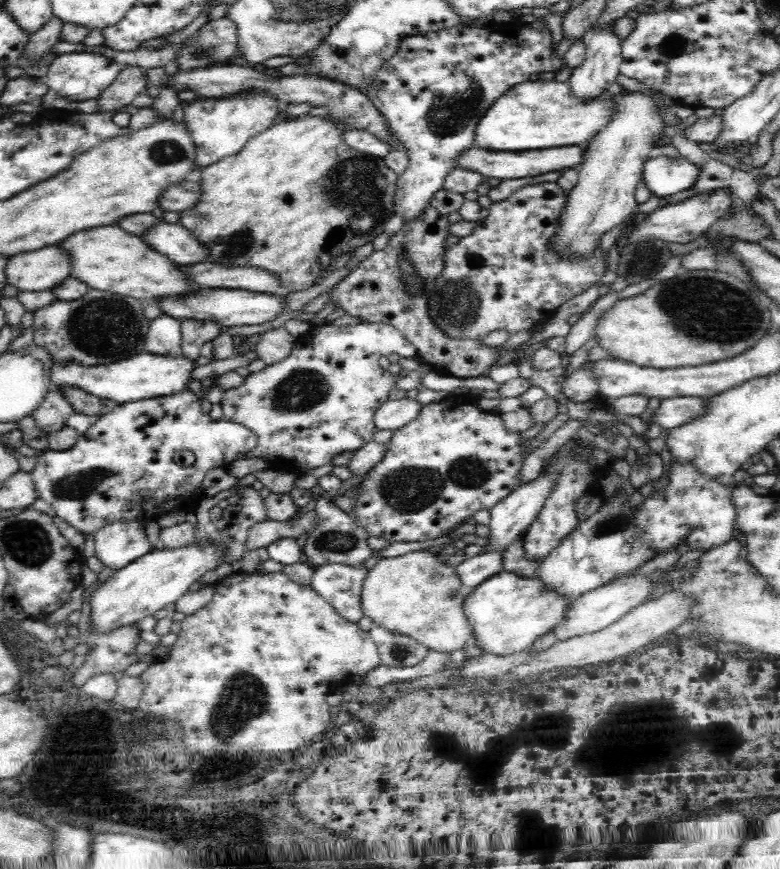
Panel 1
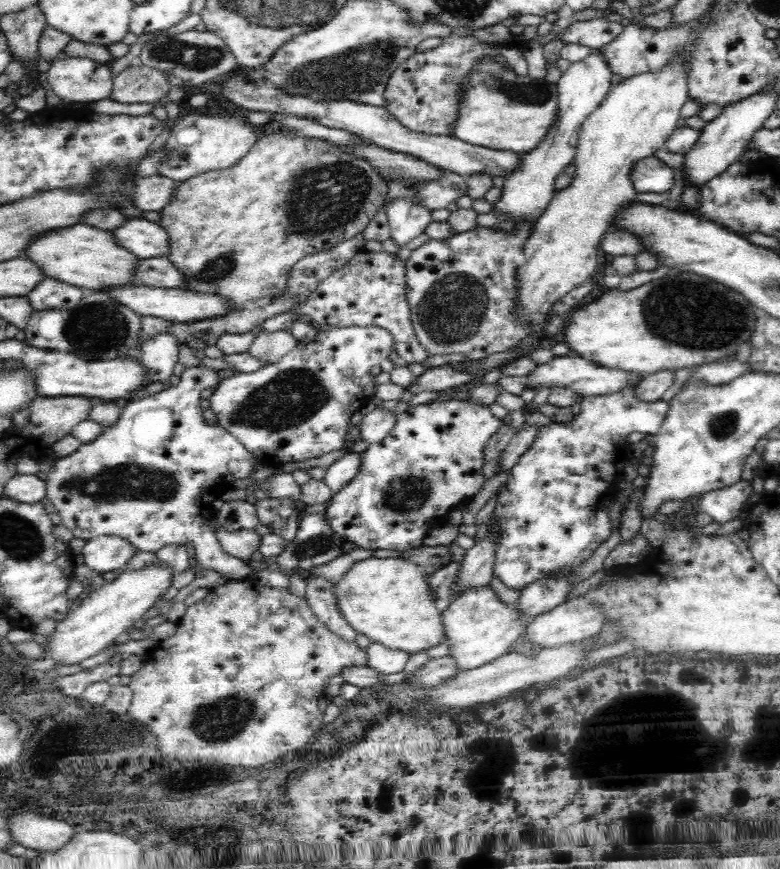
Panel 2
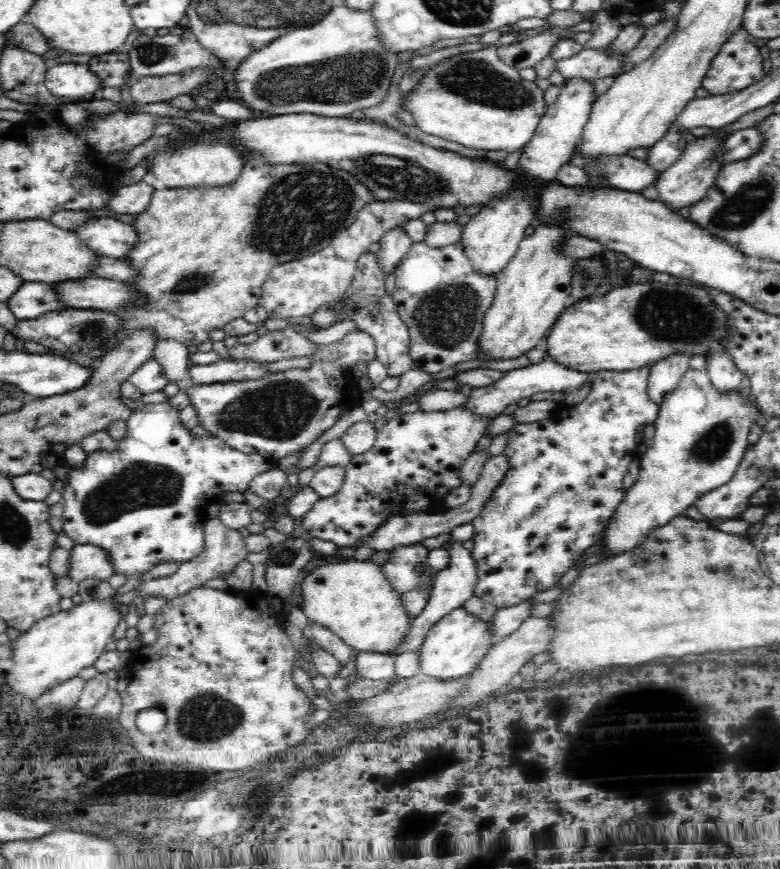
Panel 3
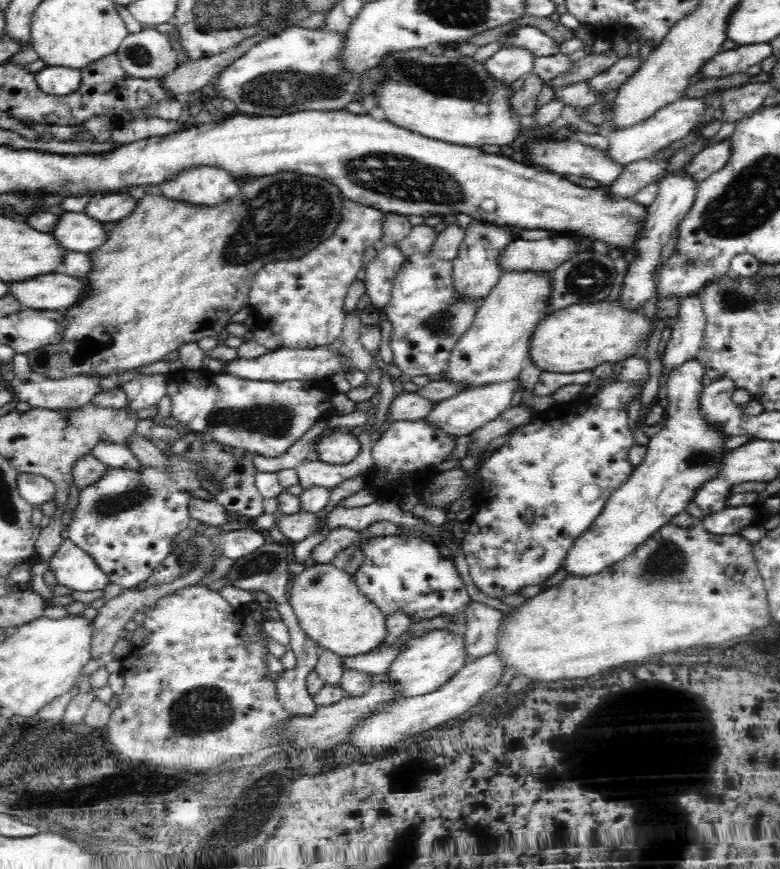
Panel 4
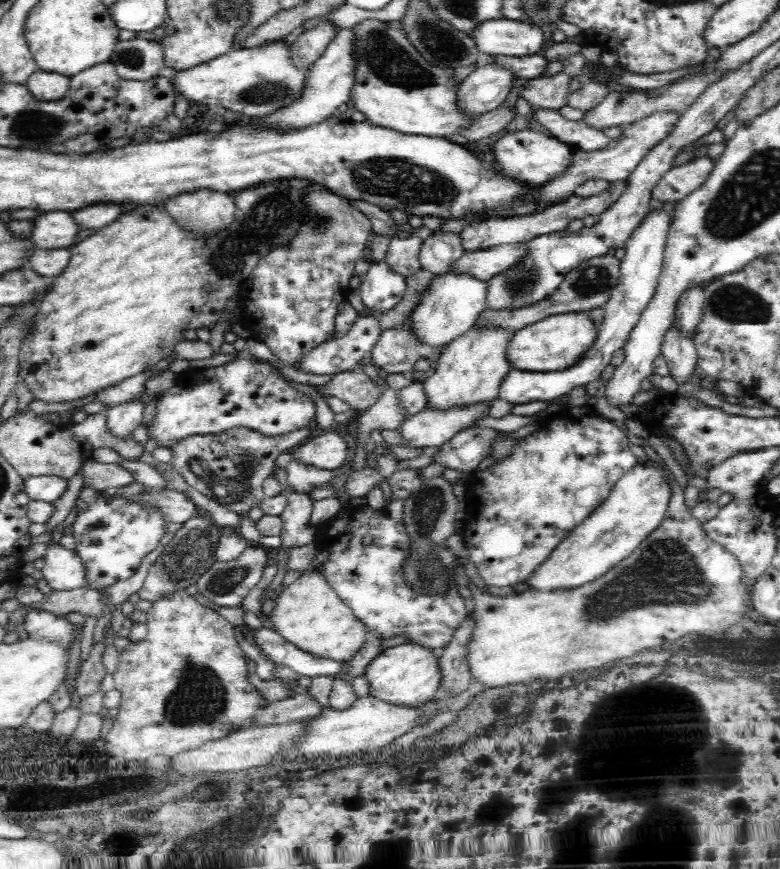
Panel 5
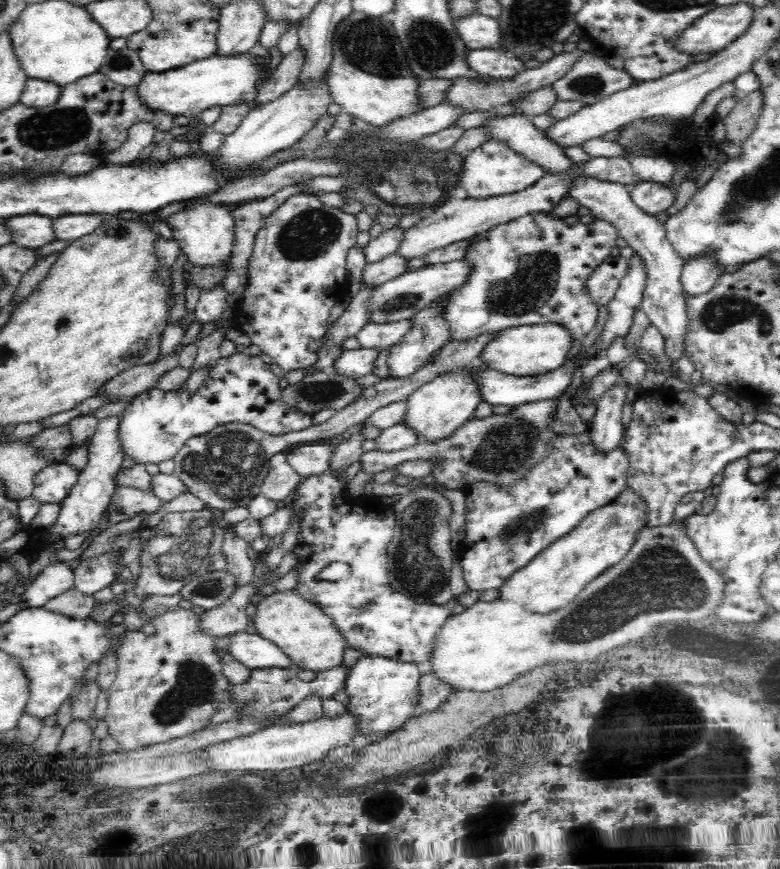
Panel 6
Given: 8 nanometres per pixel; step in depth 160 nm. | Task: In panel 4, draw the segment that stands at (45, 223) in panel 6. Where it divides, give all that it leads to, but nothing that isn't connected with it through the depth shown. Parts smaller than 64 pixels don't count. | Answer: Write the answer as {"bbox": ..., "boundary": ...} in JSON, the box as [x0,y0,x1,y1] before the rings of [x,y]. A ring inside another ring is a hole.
{"bbox":[52,211,107,253],"boundary":[[[62,211],[56,215],[56,226],[52,228],[52,235],[64,250],[87,253],[99,248],[107,233],[100,221],[88,217],[84,211]]]}

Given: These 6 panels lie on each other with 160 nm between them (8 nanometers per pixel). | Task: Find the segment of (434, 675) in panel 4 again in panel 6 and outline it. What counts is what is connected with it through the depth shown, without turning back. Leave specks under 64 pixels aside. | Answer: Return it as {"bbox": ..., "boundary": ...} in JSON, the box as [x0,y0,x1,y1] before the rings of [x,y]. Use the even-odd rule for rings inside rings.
{"bbox":[344,656,423,734],"boundary":[[[361,656],[348,670],[344,692],[348,702],[346,713],[356,721],[356,734],[390,734],[396,732],[408,719],[416,716],[418,684],[423,668],[416,662],[388,659],[383,656]]]}

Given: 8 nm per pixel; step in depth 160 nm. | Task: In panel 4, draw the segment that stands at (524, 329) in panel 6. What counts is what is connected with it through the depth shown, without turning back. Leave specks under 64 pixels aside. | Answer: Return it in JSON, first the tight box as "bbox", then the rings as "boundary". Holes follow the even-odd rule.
{"bbox":[528,302,654,374],"boundary":[[[594,302],[572,304],[568,308],[550,313],[534,328],[528,361],[546,372],[572,374],[592,370],[602,362],[621,362],[632,357],[632,352],[646,341],[646,332],[654,322],[642,316],[642,312],[625,312],[621,304]]]}

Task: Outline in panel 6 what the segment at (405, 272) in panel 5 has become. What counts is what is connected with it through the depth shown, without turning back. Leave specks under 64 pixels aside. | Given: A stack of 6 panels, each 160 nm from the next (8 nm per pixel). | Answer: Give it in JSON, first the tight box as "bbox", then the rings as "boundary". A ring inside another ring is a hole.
{"bbox":[362,253,406,288],"boundary":[[[398,253],[391,254],[378,262],[364,265],[362,288],[375,288],[401,276],[406,269],[406,259]]]}

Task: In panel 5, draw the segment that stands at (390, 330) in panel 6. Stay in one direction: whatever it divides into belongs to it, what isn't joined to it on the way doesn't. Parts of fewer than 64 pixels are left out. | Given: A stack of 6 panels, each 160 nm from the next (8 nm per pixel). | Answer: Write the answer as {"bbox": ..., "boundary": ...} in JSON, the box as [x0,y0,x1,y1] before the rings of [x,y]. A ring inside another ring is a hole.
{"bbox":[299,316,382,374],"boundary":[[[357,316],[352,330],[336,342],[324,342],[303,356],[299,370],[306,374],[336,374],[352,371],[356,362],[368,355],[380,338],[382,327],[373,316]]]}

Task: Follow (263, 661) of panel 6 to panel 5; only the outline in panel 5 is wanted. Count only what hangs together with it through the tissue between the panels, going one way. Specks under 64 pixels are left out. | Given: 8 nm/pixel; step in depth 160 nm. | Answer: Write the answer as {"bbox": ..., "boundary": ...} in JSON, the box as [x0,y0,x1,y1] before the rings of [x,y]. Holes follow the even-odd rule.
{"bbox":[250,627,345,676],"boundary":[[[268,627],[251,630],[250,634],[259,651],[276,665],[284,665],[300,676],[336,676],[344,672],[345,662],[316,657],[304,652]]]}

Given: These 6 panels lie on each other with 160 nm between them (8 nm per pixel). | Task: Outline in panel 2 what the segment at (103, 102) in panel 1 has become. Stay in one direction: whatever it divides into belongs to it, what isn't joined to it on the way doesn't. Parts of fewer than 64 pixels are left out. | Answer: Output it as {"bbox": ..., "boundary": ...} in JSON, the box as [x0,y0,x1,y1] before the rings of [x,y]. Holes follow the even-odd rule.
{"bbox":[111,56,172,104],"boundary":[[[134,56],[133,66],[113,79],[111,100],[122,104],[158,103],[166,97],[172,86],[168,77],[154,68],[142,67]]]}

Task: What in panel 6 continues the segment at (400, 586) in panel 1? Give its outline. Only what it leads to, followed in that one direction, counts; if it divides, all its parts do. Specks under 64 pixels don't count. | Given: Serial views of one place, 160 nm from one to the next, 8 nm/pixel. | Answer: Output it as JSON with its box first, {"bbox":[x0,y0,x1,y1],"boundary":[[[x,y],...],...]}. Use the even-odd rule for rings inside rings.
{"bbox":[250,589,345,673],"boundary":[[[290,589],[258,598],[255,605],[256,612],[250,619],[253,620],[256,633],[288,656],[290,668],[317,673],[340,666],[345,649],[344,636],[312,600],[302,599]]]}

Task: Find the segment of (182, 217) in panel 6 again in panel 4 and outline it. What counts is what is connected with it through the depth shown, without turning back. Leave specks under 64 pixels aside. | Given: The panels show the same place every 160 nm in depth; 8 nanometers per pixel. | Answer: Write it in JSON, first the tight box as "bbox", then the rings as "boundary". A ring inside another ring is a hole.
{"bbox":[159,167,238,207],"boundary":[[[192,167],[159,186],[166,199],[215,207],[237,195],[238,184],[218,167]]]}

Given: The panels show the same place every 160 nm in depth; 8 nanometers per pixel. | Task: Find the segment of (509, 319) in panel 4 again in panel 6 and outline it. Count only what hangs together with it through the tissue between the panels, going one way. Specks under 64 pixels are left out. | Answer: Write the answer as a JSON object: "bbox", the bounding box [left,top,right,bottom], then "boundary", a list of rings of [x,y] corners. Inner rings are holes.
{"bbox":[401,367,480,444],"boundary":[[[468,367],[457,368],[416,388],[406,398],[406,414],[401,422],[416,433],[416,444],[434,443],[449,437],[459,426],[470,421],[480,402],[478,387],[468,377]]]}

